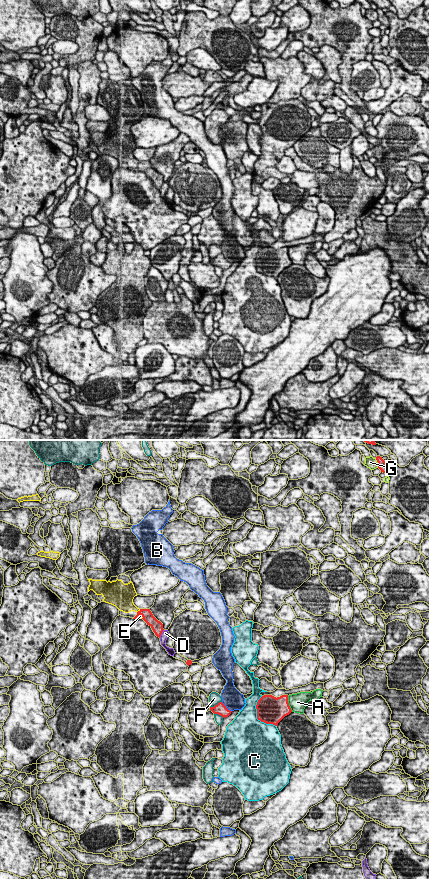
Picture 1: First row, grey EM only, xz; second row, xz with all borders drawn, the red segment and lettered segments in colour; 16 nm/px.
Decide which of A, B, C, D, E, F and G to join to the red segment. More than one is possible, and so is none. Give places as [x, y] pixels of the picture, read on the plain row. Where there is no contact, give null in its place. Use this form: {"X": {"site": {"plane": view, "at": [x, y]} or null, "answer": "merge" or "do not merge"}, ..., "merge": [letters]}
{"A": {"site": {"plane": "xz", "at": [288, 256]}, "answer": "do not merge"}, "B": {"site": {"plane": "xz", "at": [225, 259]}, "answer": "do not merge"}, "C": {"site": {"plane": "xz", "at": [257, 268]}, "answer": "do not merge"}, "D": {"site": {"plane": "xz", "at": [161, 185]}, "answer": "do not merge"}, "E": {"site": {"plane": "xz", "at": [138, 163]}, "answer": "merge"}, "F": {"site": {"plane": "xz", "at": [215, 257]}, "answer": "do not merge"}, "G": {"site": {"plane": "xz", "at": [378, 15]}, "answer": "do not merge"}, "merge": ["E"]}

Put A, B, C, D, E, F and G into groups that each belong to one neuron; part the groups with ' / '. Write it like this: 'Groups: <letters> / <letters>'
Groups: A / B / C / D / E / F / G

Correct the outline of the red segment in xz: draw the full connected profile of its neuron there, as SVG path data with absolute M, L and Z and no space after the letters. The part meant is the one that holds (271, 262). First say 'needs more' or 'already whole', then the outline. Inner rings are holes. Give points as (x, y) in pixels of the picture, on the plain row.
already whole | M264 247L258 252L256 261L258 272L275 278L292 264L288 255L288 247L277 250L272 247Z

